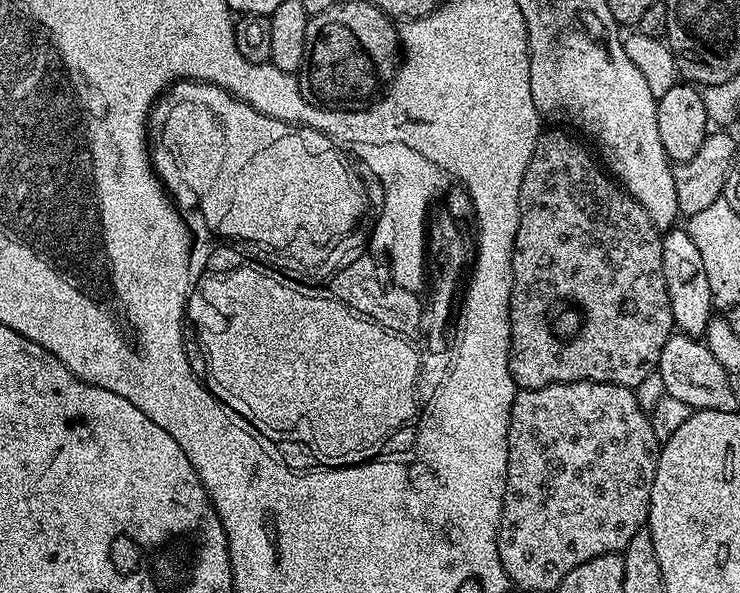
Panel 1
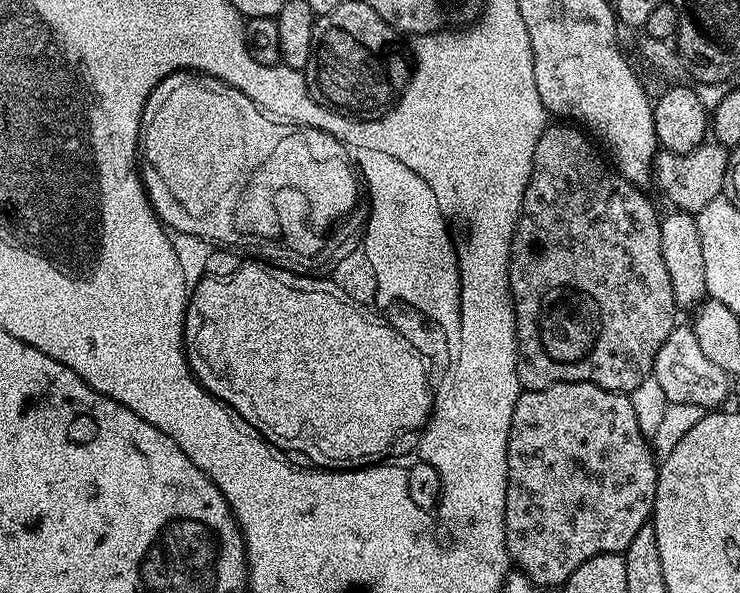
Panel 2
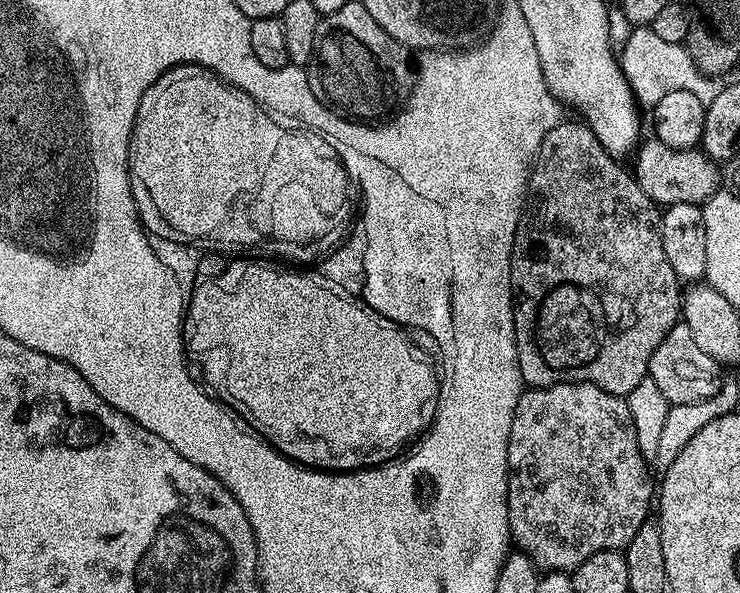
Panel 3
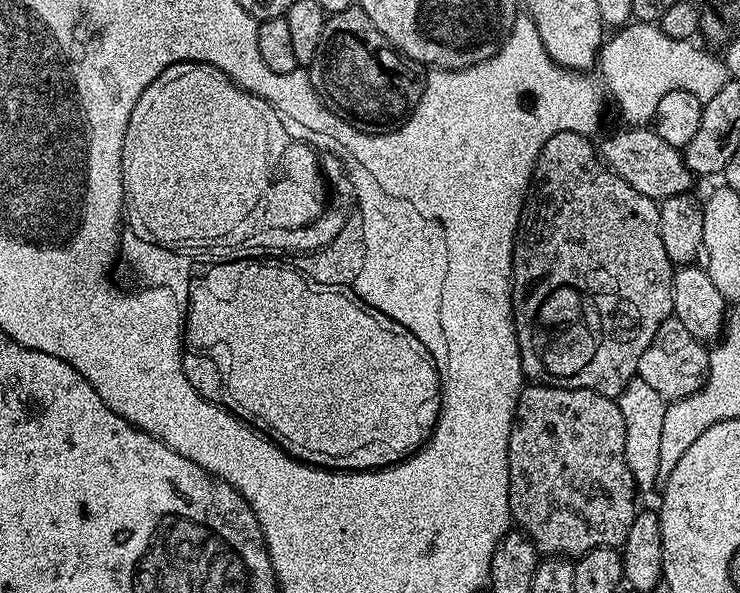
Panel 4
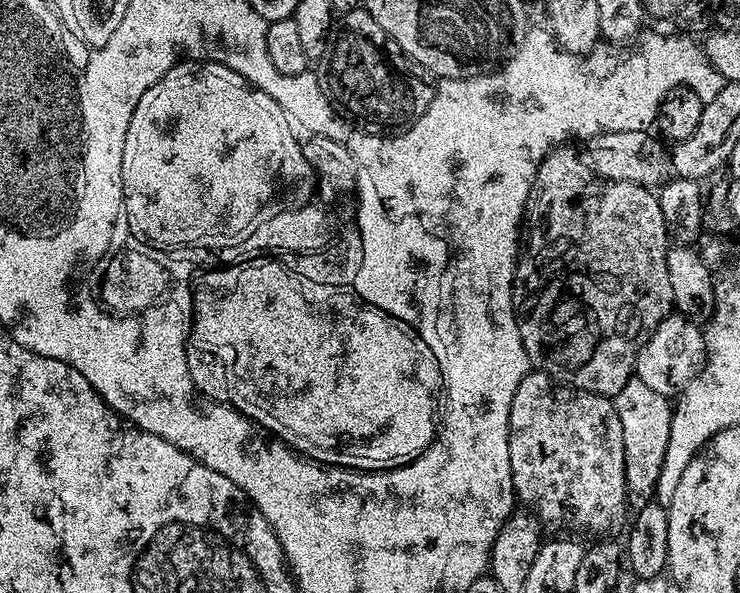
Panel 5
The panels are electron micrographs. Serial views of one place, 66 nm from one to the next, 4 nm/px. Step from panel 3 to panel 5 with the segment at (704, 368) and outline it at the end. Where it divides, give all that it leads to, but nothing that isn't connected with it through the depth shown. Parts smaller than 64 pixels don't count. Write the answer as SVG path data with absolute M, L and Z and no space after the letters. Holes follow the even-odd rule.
M669 314L658 322L654 334L642 346L636 359L634 376L646 382L658 394L672 398L704 369L704 333L695 319ZM697 324L697 325L696 325Z

